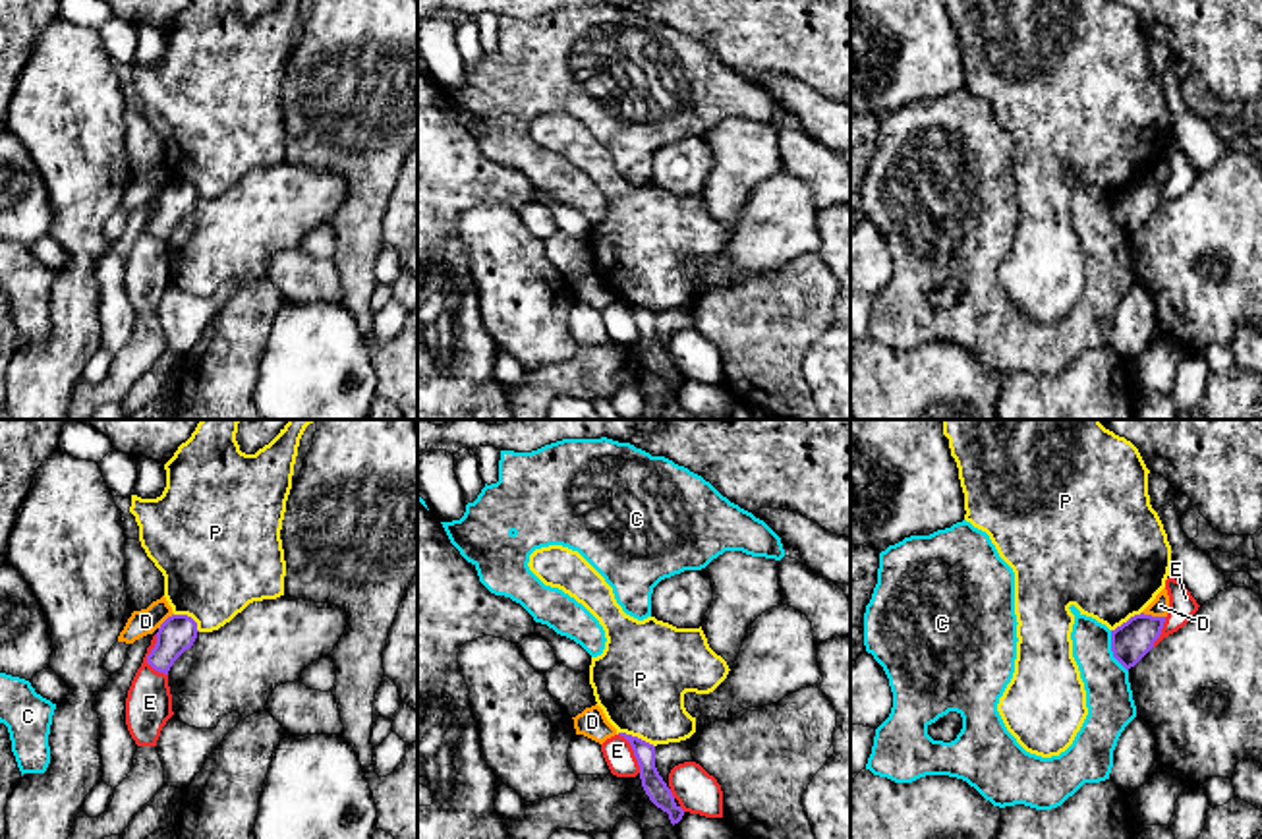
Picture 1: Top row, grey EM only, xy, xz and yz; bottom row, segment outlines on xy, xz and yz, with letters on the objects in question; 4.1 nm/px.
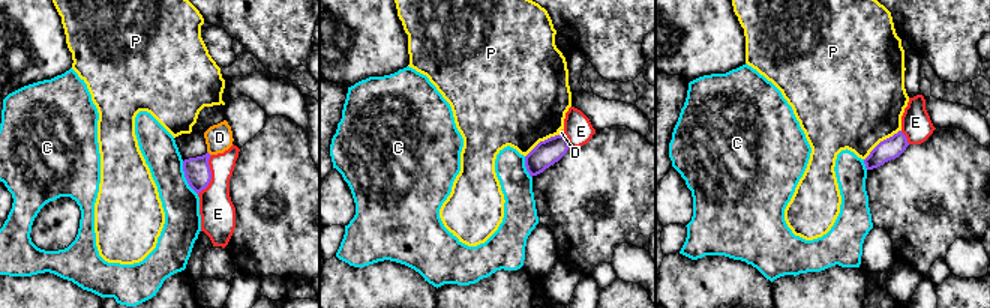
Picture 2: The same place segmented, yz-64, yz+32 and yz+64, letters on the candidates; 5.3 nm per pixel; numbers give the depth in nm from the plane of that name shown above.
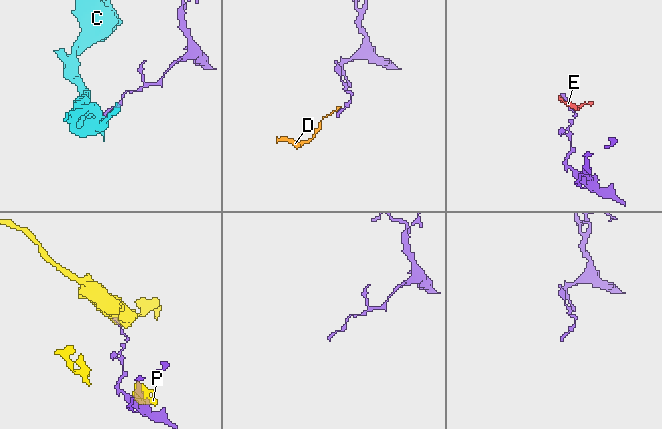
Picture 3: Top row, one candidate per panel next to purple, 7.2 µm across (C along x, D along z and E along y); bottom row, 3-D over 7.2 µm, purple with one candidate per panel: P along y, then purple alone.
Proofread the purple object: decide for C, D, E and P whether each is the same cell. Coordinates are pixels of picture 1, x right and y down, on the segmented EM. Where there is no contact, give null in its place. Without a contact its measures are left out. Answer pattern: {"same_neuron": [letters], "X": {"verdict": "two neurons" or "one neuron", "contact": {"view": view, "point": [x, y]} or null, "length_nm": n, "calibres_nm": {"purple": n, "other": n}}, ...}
{"same_neuron": [], "C": {"verdict": "two neurons", "contact": {"view": "yz", "point": [1112, 650]}, "length_nm": 190, "calibres_nm": {"purple": 160, "other": 190}}, "D": {"verdict": "two neurons", "contact": {"view": "yz", "point": [1154, 617]}, "length_nm": 100, "calibres_nm": {"purple": 160, "other": 80}}, "E": {"verdict": "two neurons", "contact": {"view": "xy", "point": [147, 658]}, "length_nm": 180, "calibres_nm": {"purple": 150, "other": 190}}, "P": {"verdict": "two neurons", "contact": {"view": "xz", "point": [636, 737]}, "length_nm": 170, "calibres_nm": {"purple": 90, "other": 380}}}

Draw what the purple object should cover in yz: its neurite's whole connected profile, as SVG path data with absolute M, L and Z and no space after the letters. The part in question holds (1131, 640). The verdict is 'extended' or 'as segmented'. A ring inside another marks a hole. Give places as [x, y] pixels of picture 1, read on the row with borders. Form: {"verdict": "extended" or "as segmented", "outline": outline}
{"verdict": "as segmented", "outline": "M1134 615L1111 630L1113 657L1129 671L1134 667L1160 638L1165 617Z"}

